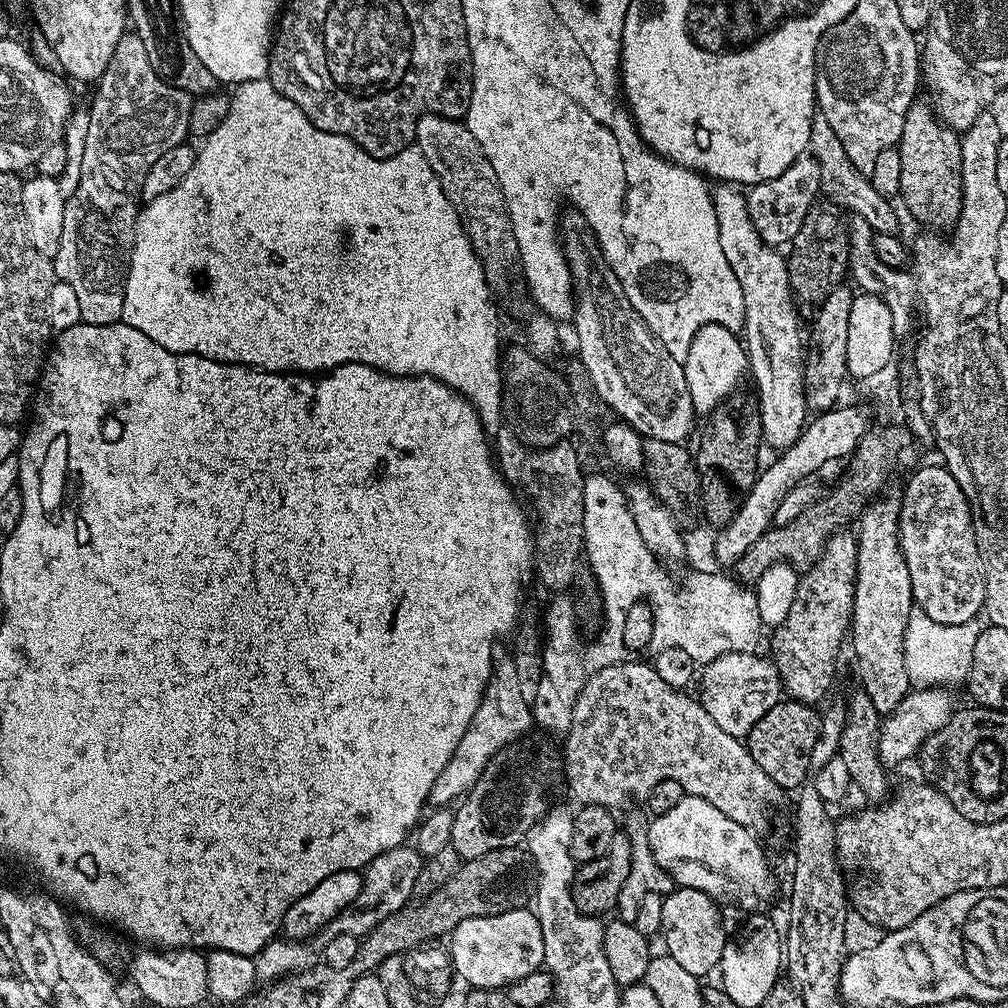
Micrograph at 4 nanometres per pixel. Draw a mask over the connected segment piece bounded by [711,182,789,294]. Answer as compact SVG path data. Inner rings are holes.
M727 182L717 183L715 187L711 189L712 205L720 221L722 254L726 254L726 262L730 262L742 288L768 288L768 284L772 284L781 294L787 293L789 291L788 266L785 257L779 256L776 253L779 251L765 244L764 239L754 230L745 193L737 185Z

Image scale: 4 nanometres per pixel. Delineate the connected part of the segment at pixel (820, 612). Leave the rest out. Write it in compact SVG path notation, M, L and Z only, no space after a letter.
M841 530L833 534L826 542L824 553L799 577L793 605L785 620L771 633L770 659L778 670L783 691L791 699L816 706L833 691L832 679L836 676L840 643L843 640L845 643L852 619L859 553L860 545L855 531Z

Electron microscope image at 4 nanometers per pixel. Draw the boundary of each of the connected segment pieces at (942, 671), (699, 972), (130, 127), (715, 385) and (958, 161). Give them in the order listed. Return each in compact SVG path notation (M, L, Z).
M914 610L904 635L904 661L909 685L913 689L963 685L974 662L974 646L978 643L978 634L982 634L985 626L985 621L980 618L961 624L934 622L934 618L925 612Z
M678 886L664 896L662 937L666 940L665 949L687 972L699 978L719 967L722 950L728 941L718 910L717 901L693 887Z
M134 30L125 31L95 88L96 97L90 100L90 128L83 151L81 177L78 188L64 206L62 246L58 246L54 267L58 279L69 284L78 294L83 323L114 324L122 314L124 281L132 258L132 243L136 241L136 218L143 178L156 159L189 139L188 119L194 98L186 90L158 78L150 66L150 58L146 58L142 38L138 38Z
M703 324L694 334L690 342L690 350L684 359L684 373L686 374L686 386L690 386L690 398L694 402L697 413L711 414L725 403L724 400L740 384L740 379L749 375L748 354L745 345L737 333L731 332L726 326L721 324Z
M915 102L910 106L898 143L902 158L902 182L900 183L899 199L904 200L909 214L918 223L929 224L929 229L951 229L959 217L959 211L962 208L962 150L960 142L961 137L947 125L941 123L935 111L927 103L924 105L921 102Z

